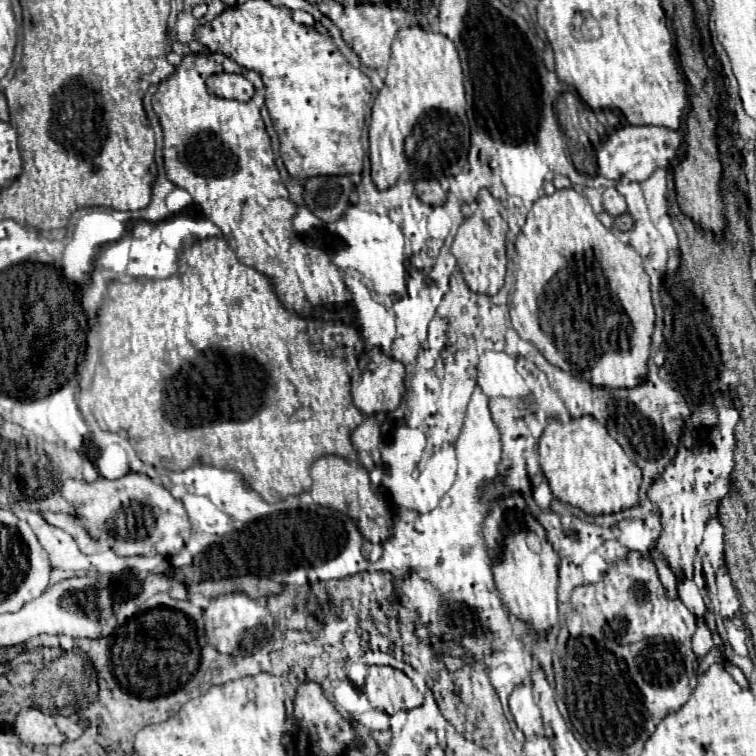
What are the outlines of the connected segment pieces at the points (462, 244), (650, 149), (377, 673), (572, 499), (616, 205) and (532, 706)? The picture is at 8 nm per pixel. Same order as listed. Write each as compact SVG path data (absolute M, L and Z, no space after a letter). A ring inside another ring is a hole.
M481 189L477 195L477 207L473 215L461 223L455 235L455 241L451 245L451 253L457 259L457 265L465 277L465 283L475 293L495 295L503 285L505 267L507 267L507 255L505 255L507 223L499 213L499 205L501 203L487 189Z
M625 125L609 133L607 139L601 143L601 147L595 149L599 175L621 183L631 183L631 181L641 183L655 171L655 167L669 167L677 159L679 147L681 147L681 135L673 129Z
M371 665L363 687L375 709L385 713L397 713L401 709L411 709L421 703L421 695L415 691L411 679L387 665ZM413 701L415 705L409 705Z
M591 415L561 423L549 421L539 439L539 465L545 473L553 495L575 505L587 515L619 513L639 505L639 487L643 483L641 469L625 455L621 445Z
M609 187L609 189L603 191L603 207L605 207L605 211L607 211L609 215L613 215L613 217L623 215L623 213L627 211L627 203L625 203L625 199L617 193L615 187Z
M529 683L515 687L515 691L509 697L509 707L511 707L511 713L515 717L517 727L525 733L525 737L527 739L537 737L543 723L541 723L541 711L533 699Z

